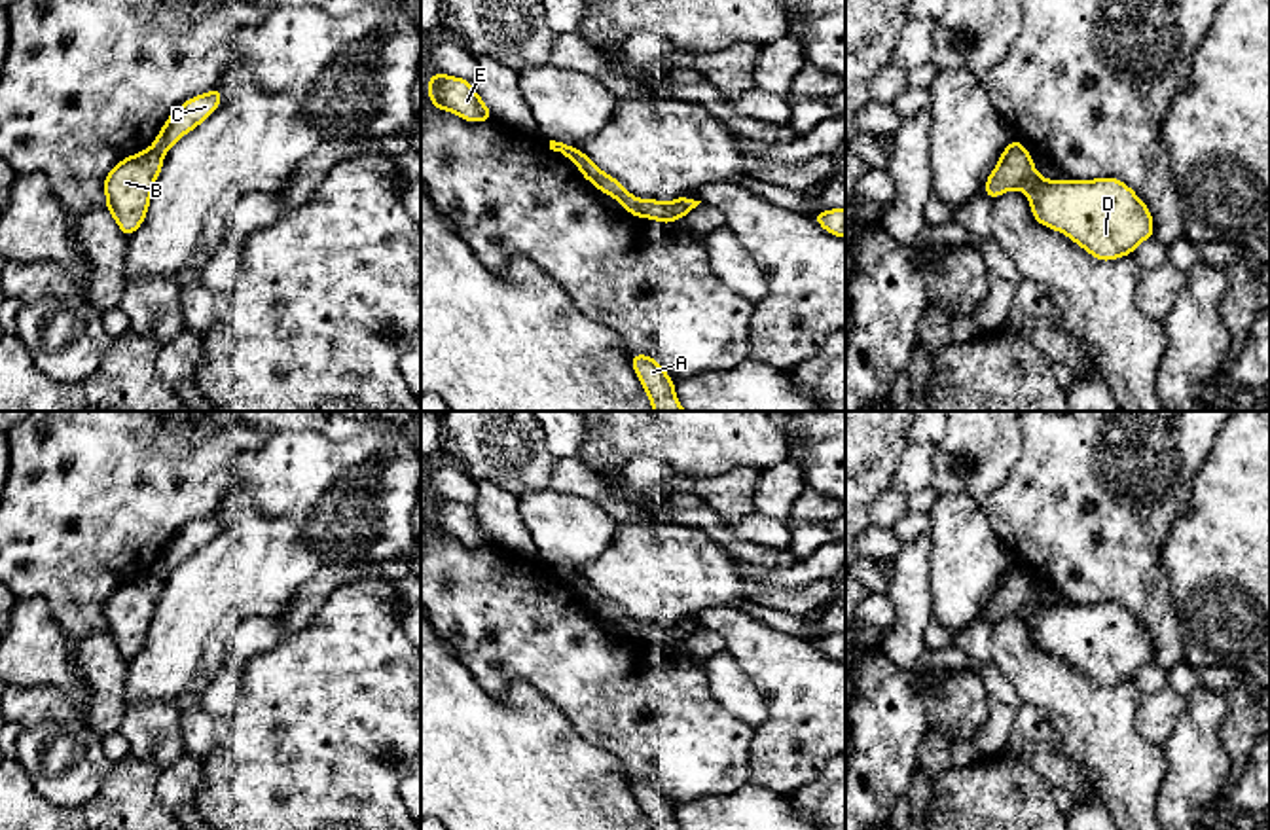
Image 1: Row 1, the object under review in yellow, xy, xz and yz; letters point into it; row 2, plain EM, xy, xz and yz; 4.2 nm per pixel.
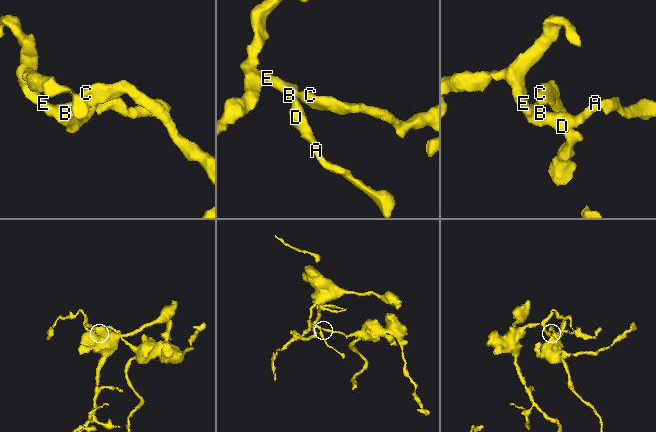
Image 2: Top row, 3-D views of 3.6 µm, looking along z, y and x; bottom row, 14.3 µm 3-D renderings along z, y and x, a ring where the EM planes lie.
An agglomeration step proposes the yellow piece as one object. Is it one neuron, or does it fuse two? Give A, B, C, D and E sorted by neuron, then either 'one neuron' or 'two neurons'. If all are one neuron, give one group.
groups A B D E / C; two neurons

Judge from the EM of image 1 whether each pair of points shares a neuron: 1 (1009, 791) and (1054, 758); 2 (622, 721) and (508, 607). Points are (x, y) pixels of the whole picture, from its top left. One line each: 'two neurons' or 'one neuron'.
1: two neurons
2: one neuron

